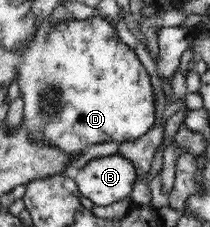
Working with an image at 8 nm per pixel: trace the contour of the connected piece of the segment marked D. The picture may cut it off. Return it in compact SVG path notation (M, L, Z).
M34 16L30 23L26 24L26 44L23 46L23 54L19 56L19 69L16 72L18 77L18 84L20 84L20 94L23 97L23 118L25 118L25 126L29 128L29 134L33 138L37 138L39 143L49 143L53 147L61 149L61 151L67 153L67 155L80 156L91 144L99 144L101 142L109 142L114 140L117 142L131 142L141 138L149 129L153 126L155 122L154 115L154 102L153 102L153 89L151 86L151 80L149 79L149 74L143 64L137 59L135 51L129 49L127 45L121 43L121 39L117 37L117 30L109 24L109 21L102 19L101 17L89 17L86 20L78 20L73 18L73 20L67 20L67 22L52 22L50 17L47 16L42 24L35 28Z

